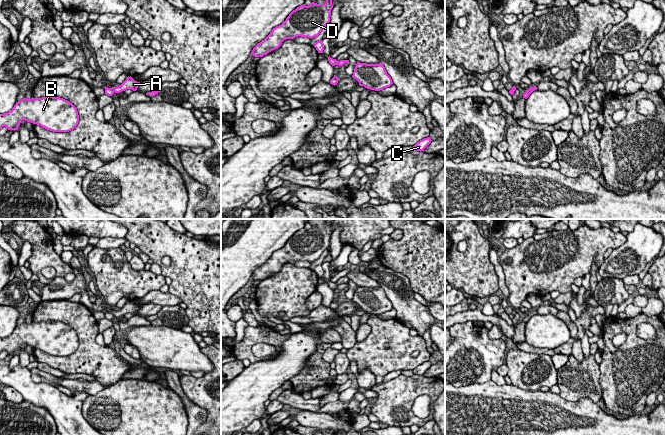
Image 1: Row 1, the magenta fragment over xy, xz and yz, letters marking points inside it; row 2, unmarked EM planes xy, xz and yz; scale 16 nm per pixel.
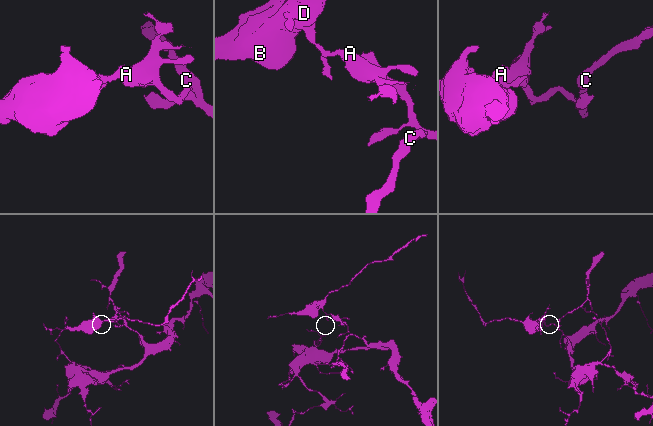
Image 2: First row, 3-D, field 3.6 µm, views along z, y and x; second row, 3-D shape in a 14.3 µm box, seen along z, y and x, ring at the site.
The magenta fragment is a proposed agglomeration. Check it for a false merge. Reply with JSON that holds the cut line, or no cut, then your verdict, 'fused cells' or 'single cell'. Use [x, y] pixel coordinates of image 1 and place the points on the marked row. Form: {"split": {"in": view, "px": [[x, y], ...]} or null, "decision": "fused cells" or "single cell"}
{"split": {"in": "xy", "px": [[109, 88], [114, 91]]}, "decision": "fused cells"}

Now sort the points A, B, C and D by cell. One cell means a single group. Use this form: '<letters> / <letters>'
A C / B D

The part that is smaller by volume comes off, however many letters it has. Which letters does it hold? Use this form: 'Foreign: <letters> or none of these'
Foreign: B, D

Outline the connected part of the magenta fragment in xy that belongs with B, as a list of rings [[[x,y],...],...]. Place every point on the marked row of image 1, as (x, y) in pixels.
[[[60,97],[23,98],[16,102],[9,112],[0,114],[0,129],[5,126],[8,130],[15,131],[22,120],[40,125],[53,132],[69,132],[78,125],[79,115],[72,103]]]

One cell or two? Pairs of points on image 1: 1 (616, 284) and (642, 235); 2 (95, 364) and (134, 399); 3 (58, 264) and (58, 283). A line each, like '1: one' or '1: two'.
1: two
2: two
3: two

